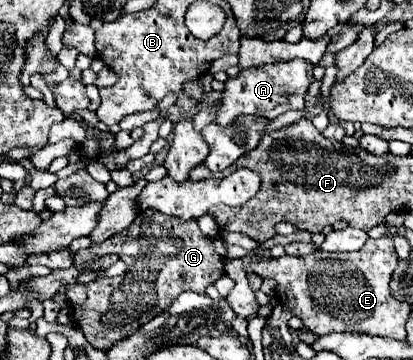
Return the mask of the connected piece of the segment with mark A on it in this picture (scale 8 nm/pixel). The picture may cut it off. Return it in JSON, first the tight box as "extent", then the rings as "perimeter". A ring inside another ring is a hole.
{"extent":[218,58,314,126],"perimeter":[[[294,58],[288,62],[274,62],[256,68],[244,68],[238,76],[228,78],[222,90],[222,102],[218,102],[218,124],[226,126],[240,114],[258,114],[266,118],[278,118],[288,110],[304,110],[304,96],[308,94],[310,84],[314,82],[312,76],[314,64],[302,58]]]}

